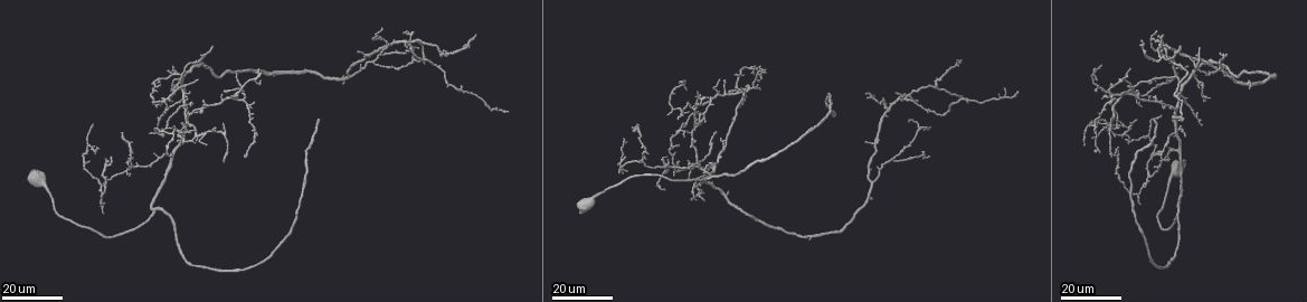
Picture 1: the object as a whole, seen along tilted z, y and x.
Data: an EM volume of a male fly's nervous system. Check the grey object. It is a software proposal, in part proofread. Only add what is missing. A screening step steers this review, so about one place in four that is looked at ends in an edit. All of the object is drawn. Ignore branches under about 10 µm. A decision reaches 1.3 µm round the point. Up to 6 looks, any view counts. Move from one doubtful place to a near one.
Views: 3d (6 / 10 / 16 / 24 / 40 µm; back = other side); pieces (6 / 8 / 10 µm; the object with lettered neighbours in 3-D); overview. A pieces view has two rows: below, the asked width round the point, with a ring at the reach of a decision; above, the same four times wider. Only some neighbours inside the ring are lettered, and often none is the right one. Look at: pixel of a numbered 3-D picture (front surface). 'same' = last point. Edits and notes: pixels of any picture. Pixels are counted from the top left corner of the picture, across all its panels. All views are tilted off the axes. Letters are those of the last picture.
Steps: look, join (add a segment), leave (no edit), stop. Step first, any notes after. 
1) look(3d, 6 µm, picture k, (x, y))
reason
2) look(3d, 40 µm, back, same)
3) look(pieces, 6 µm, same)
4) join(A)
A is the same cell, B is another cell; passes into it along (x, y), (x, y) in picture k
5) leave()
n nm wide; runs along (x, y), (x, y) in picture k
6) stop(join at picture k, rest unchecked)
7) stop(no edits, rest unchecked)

look(3d, 24 µm, picture 1, (317, 117))
branch stops here

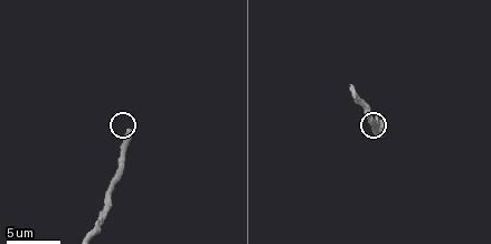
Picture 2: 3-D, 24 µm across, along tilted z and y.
look(pieces, 6 µm, picture 2, (130, 132))

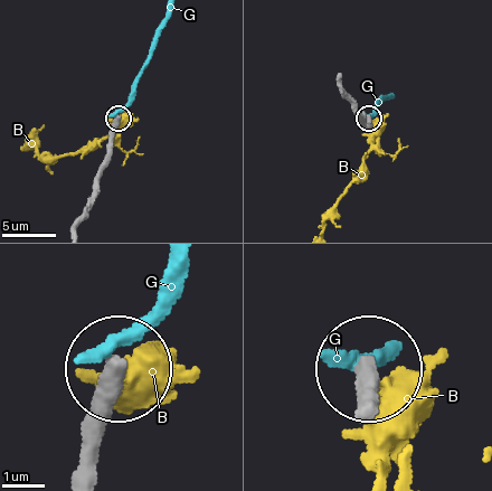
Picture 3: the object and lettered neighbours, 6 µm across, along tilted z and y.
leave()
390 nm wide; B and G are other cells; runs along (75, 225), (94, 197), (116, 117) in picture 3; none of them fits

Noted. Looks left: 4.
look(3d, 24 µm, picture 1, (762, 80))
branch stops here

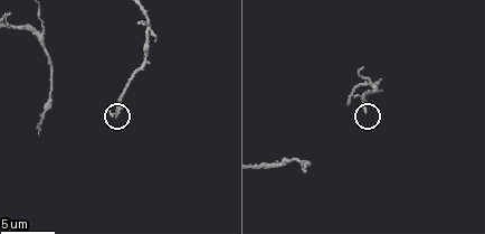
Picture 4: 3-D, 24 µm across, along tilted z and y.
look(pieces, 8 µm, picture 4, (365, 111))

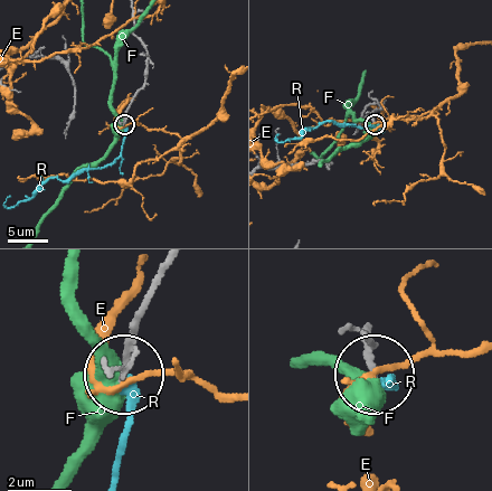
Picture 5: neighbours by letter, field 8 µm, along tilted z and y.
join(R)
R is the same cell, E and F are other cells; passes into it along (151, 296), (132, 349), (116, 475) in picture 5; the cell continues

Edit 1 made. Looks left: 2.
look(3d, 16 µm, picture 1, (211, 47))
thin end

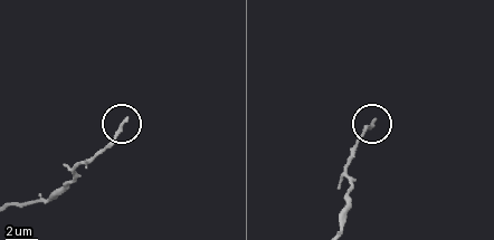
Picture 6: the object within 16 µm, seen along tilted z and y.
look(pieces, 6 µm, picture 6, (124, 118))
see the neighbours

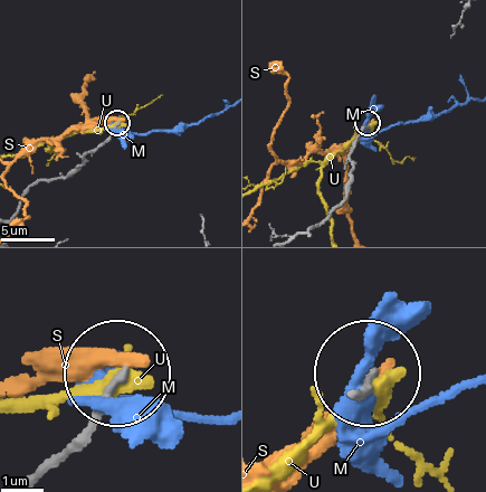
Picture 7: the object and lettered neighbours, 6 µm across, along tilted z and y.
leave()
M, S and U are other cells; runs along (35, 473), (74, 442), (118, 371) in picture 7; none of them fits

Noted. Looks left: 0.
stop(join at picture 5, rest unchecked)

